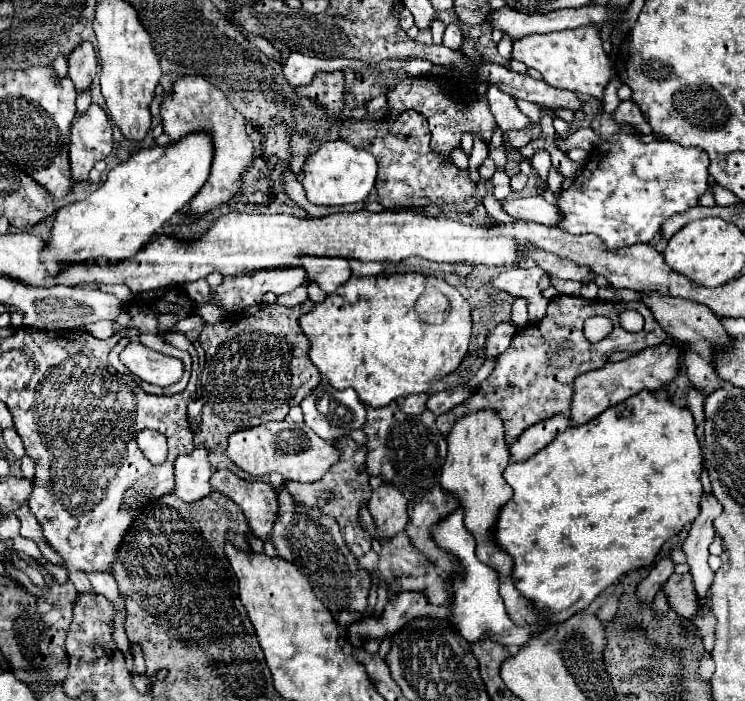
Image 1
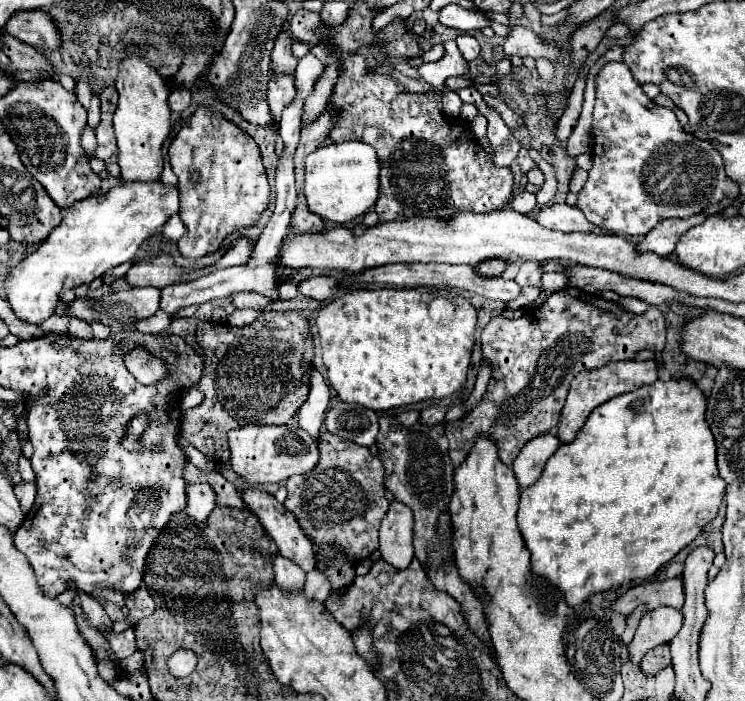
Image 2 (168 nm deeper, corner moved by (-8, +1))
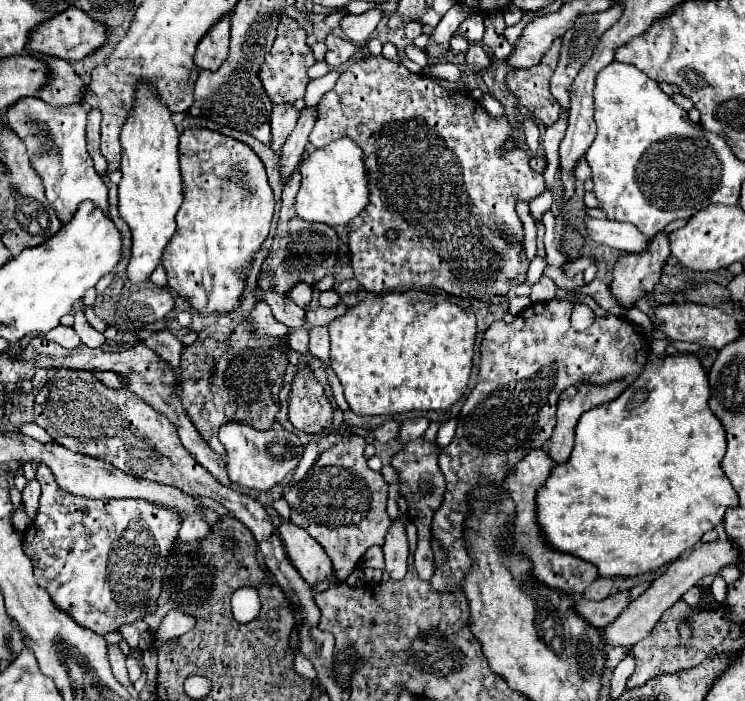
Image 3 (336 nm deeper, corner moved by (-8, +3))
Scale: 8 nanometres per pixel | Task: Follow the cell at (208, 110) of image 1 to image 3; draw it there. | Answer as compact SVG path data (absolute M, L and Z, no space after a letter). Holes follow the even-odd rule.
M189 127L181 133L179 163L183 177L183 205L177 213L177 231L163 253L169 287L173 287L179 295L185 295L193 309L203 315L213 311L233 311L239 307L239 299L243 295L243 279L249 271L247 259L265 241L273 219L275 201L265 167L249 145L201 127Z

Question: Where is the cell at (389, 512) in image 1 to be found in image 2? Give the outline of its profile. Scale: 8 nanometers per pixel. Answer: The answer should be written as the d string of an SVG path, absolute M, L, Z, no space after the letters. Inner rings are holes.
M393 501L379 529L379 551L385 563L407 569L413 559L413 517L407 505Z

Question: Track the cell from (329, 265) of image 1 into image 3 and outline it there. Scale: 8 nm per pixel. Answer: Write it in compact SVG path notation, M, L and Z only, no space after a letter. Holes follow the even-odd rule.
M515 295L515 297L507 297L507 303L509 303L509 313L519 315L525 307L531 305L531 299L529 299L529 297L519 297L519 295Z

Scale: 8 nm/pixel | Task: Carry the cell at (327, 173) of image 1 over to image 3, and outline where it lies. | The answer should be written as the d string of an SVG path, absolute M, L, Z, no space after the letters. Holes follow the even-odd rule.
M343 137L321 149L315 149L301 165L301 189L297 193L297 215L303 221L347 227L369 203L369 177L363 163L363 151L351 139Z

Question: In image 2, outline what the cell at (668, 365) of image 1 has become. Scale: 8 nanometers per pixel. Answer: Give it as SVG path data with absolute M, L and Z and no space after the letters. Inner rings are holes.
M619 361L615 365L605 365L603 369L595 369L595 371L583 371L579 373L573 381L571 381L571 387L569 387L569 395L567 395L567 401L565 401L565 407L561 411L561 419L557 423L557 437L561 443L571 443L577 435L577 431L583 427L587 415L599 407L601 403L617 397L617 395L623 395L623 393L629 393L629 391L635 391L643 385L653 385L657 381L657 363L655 361Z

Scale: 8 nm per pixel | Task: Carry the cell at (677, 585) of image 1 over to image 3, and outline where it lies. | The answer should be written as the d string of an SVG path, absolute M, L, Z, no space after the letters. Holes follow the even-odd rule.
M621 591L621 593L615 593L607 599L603 599L603 601L577 599L575 611L579 615L583 615L591 625L607 627L607 623L611 623L611 619L617 619L623 613L623 607L627 607L627 603L631 603L629 591Z

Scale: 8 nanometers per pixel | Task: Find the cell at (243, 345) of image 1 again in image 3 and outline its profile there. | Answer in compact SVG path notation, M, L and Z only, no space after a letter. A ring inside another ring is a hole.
M245 321L245 323L239 323L233 331L231 331L231 335L227 337L227 339L223 339L223 341L215 341L213 337L199 337L193 345L189 345L189 347L185 347L183 349L183 357L181 357L181 403L183 403L183 409L187 411L187 415L189 415L189 419L193 421L193 425L195 425L195 429L199 431L199 435L205 439L205 443L217 453L217 455L221 455L221 457L225 457L225 449L223 449L223 445L217 441L217 429L221 427L221 425L225 425L225 423L247 423L247 425L251 425L251 427L255 427L255 429L271 429L271 425L275 423L275 417L277 417L277 413L279 413L279 391L283 389L283 375L285 375L285 371L287 371L287 353L281 349L283 345L289 345L289 337L287 335L283 335L283 337L279 337L279 335L261 335L261 337L257 337L255 333L253 333L253 323L249 323L249 321Z

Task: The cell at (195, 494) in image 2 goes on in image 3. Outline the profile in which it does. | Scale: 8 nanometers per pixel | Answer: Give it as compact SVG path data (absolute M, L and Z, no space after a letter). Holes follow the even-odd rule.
M191 515L191 519L183 519L183 525L179 529L179 543L189 543L189 541L201 541L209 533L207 523L199 519L199 515Z

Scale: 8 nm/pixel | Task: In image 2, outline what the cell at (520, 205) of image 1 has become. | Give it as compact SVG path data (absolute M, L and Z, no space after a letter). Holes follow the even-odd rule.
M567 203L541 207L541 211L537 213L537 221L547 229L555 229L555 231L563 231L563 233L595 231L595 225L591 225L591 221L585 219L583 211L579 207L571 207Z

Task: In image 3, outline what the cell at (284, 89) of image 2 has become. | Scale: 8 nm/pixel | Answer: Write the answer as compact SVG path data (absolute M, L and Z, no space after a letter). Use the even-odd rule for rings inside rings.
M277 103L273 105L273 117L271 117L271 133L273 133L273 141L271 147L273 151L281 151L285 139L289 137L289 133L293 131L295 123L297 123L299 111L295 109L293 103Z

